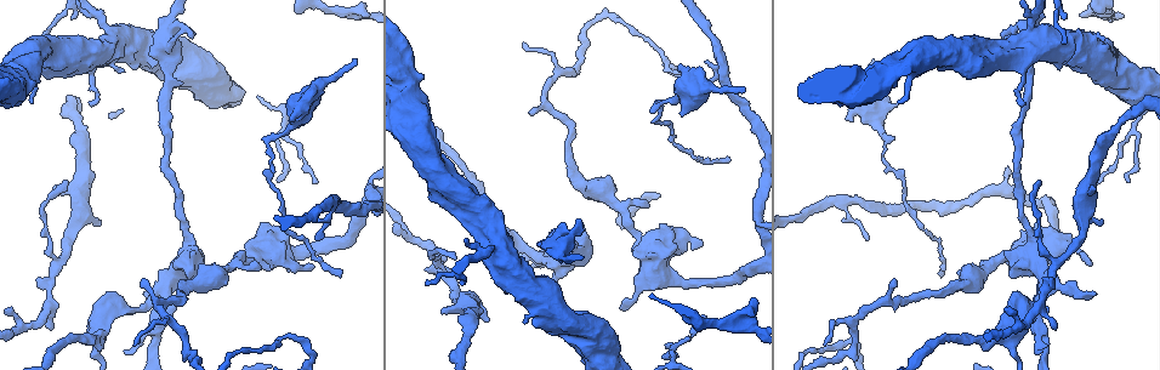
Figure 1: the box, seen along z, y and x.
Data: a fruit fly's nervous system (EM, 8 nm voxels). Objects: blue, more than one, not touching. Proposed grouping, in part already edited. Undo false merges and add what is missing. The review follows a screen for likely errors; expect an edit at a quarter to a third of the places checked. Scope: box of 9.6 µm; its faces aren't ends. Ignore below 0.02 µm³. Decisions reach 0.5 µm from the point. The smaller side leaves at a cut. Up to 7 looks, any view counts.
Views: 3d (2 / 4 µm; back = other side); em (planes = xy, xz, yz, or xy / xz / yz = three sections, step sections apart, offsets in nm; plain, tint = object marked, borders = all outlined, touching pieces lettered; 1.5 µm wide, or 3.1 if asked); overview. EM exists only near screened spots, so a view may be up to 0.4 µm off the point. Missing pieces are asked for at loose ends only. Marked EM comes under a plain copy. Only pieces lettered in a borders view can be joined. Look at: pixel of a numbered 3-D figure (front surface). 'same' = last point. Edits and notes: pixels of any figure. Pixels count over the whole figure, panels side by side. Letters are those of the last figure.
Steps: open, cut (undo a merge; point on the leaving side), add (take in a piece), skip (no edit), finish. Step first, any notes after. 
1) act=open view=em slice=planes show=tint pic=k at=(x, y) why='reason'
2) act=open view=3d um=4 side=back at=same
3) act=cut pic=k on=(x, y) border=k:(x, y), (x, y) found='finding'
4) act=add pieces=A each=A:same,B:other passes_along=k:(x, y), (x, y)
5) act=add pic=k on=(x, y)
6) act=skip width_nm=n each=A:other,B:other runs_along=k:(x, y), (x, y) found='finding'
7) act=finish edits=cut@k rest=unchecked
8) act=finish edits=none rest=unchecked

act=open view=em slice=xz step=8 show=tint pic=1 at=(332, 10) why='arms run side by side'

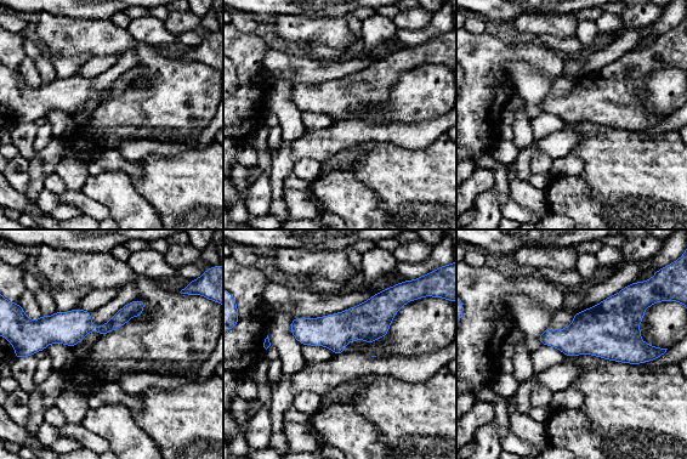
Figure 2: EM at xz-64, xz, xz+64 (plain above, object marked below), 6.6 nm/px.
act=open view=em slice=xz step=8 show=borders at=same why='what lies round it'

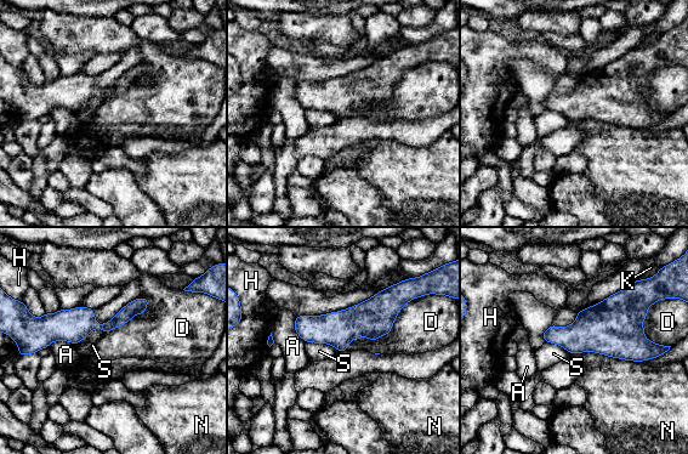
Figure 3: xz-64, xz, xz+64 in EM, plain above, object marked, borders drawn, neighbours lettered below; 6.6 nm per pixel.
act=skip width_nm=90 each=A:other,D:other,H:other,K:other,N:other,S:other border=3:(420, 296), (388, 333), (346, 350) found='all the same neuron'

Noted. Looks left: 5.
act=open view=em slice=xy step=8 show=borders pic=1 at=(1100, 183) why='tapers out'

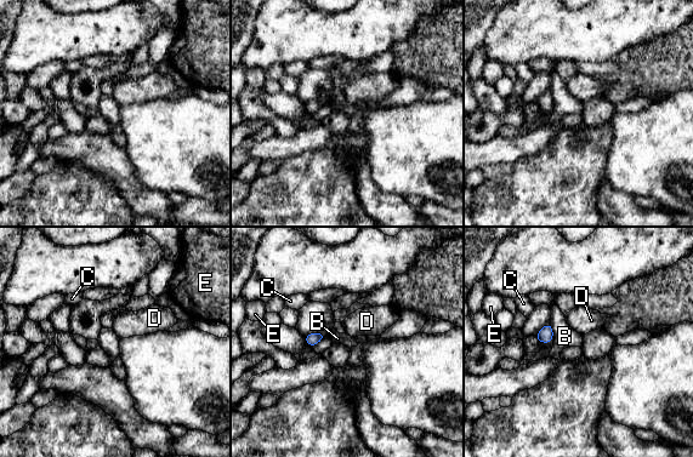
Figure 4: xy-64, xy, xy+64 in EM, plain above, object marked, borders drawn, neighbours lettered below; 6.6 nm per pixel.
act=open view=em slice=planes show=borders at=same

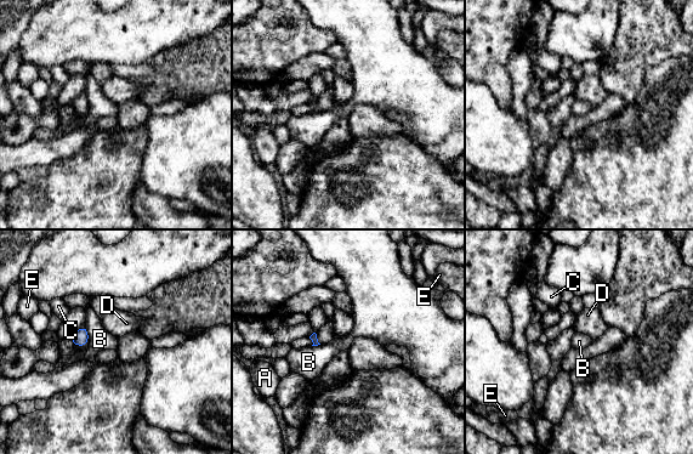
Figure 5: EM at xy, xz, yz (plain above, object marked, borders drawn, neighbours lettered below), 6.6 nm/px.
act=skip each=A:other,B:other,C:other,D:other,E:other border=5:(85, 325), (87, 341), (80, 347) found='none of them fits'

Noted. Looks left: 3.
act=open view=3d um=2 side=back pic=1 at=(444, 311) why='an open end'

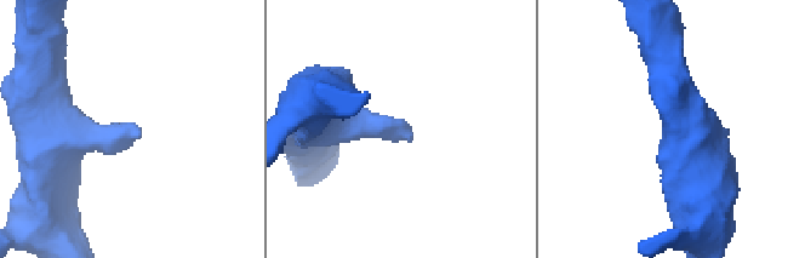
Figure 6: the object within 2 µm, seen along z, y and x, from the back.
act=open view=em slice=yz step=8 show=borders pic=6 at=(408, 137) why='shape alone is not enough'

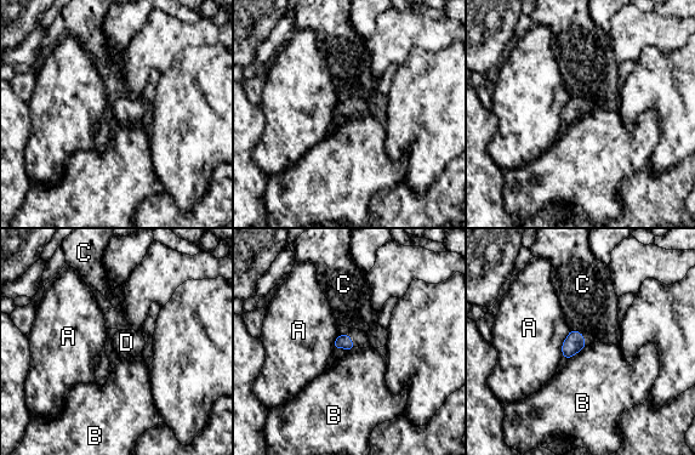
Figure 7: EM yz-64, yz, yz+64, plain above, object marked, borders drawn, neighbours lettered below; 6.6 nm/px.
act=open view=em slice=planes show=borders at=same why='another direction'

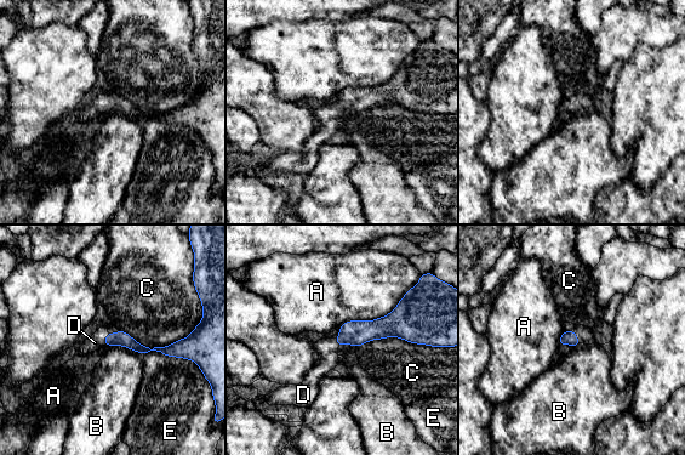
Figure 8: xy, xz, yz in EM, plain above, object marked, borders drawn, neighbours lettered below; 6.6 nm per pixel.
act=add pieces=D each=A:other,B:other,C:other,D:same,E:other passes_along=8:(123, 339), (104, 340), (95, 342) found='it goes on there'

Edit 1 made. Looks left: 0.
act=finish edits=add@8 rest=unchecked

